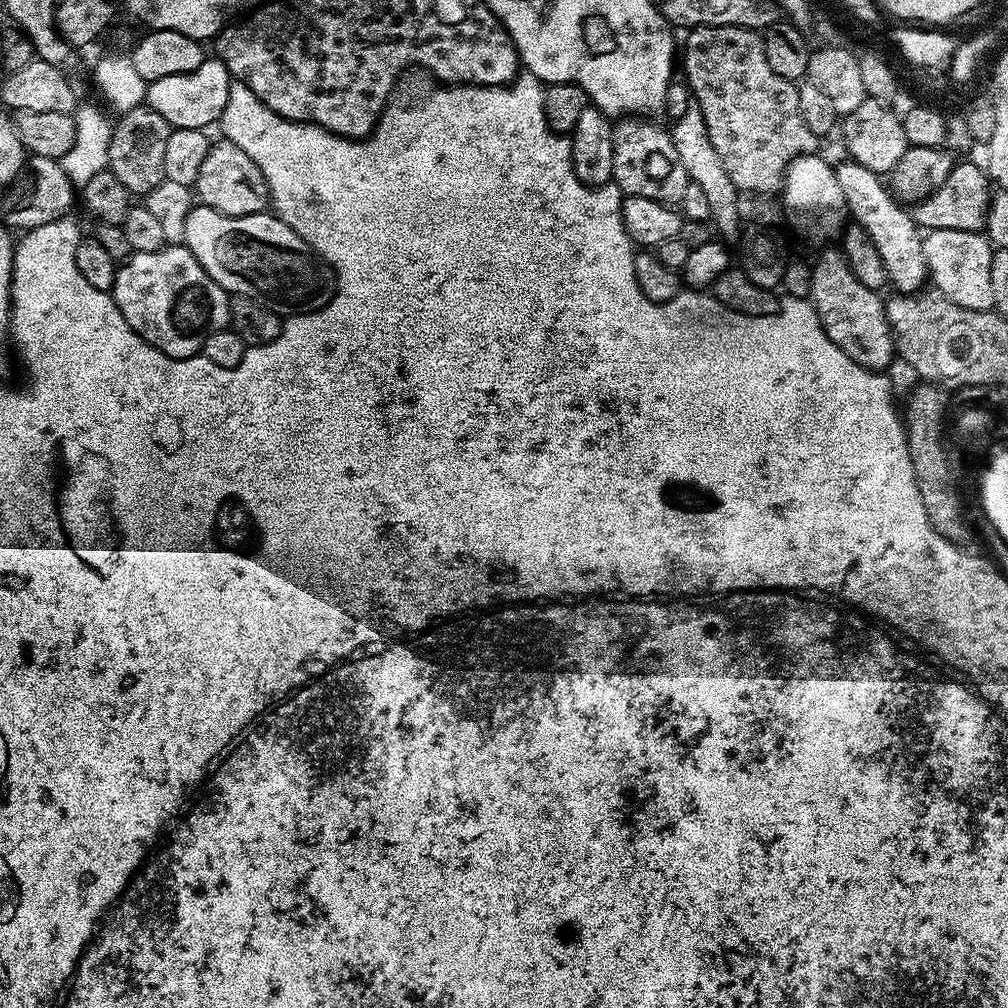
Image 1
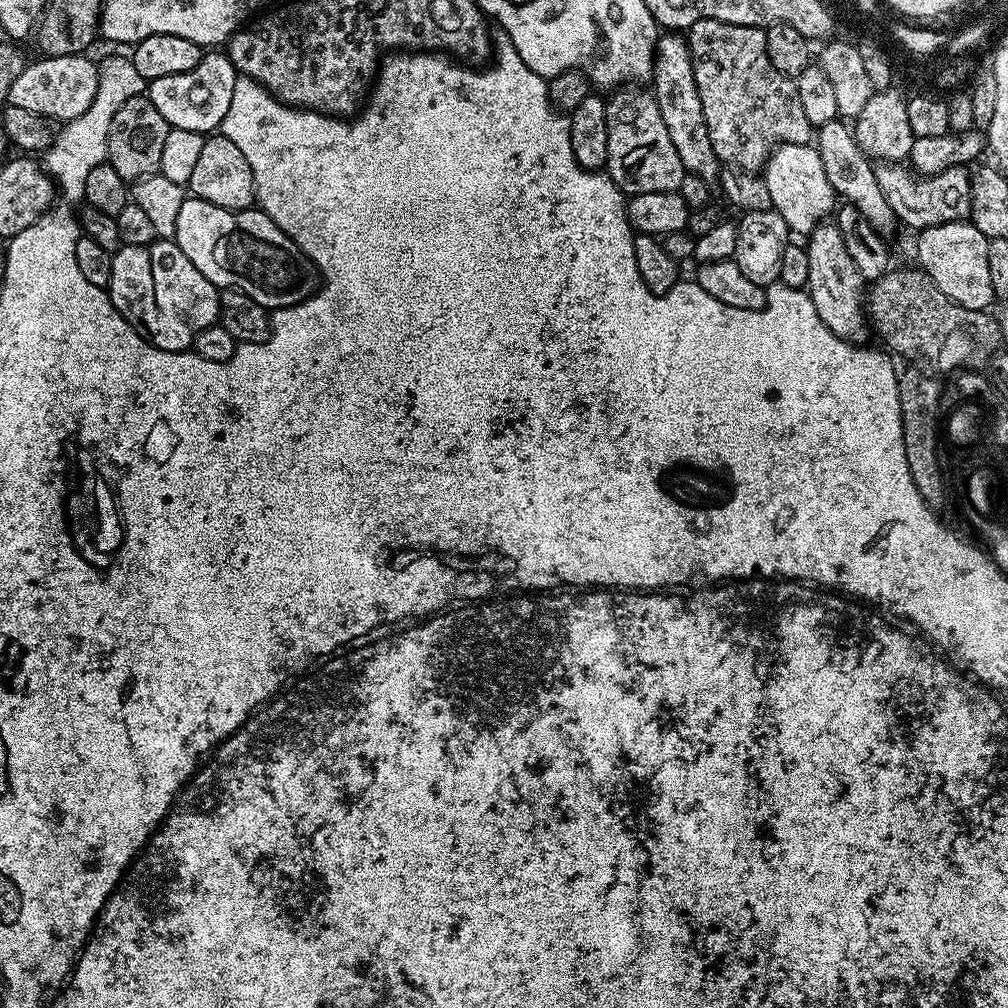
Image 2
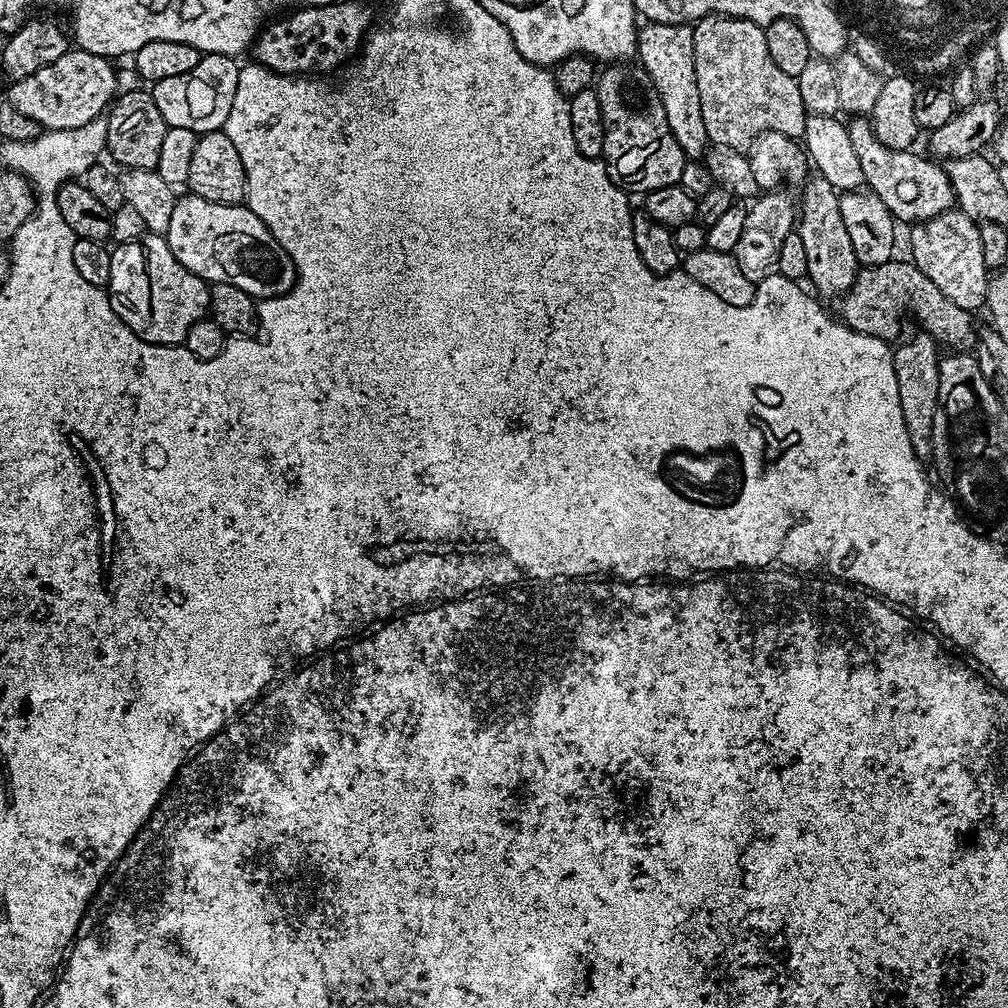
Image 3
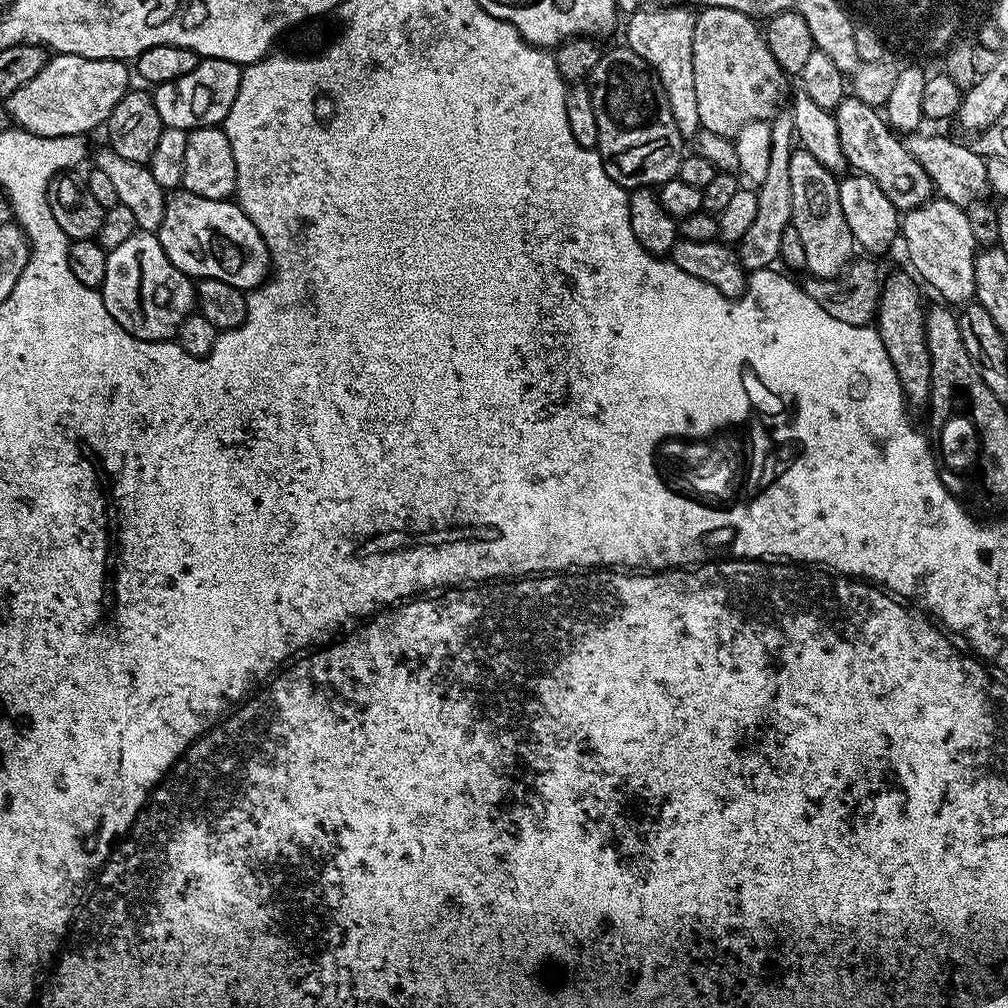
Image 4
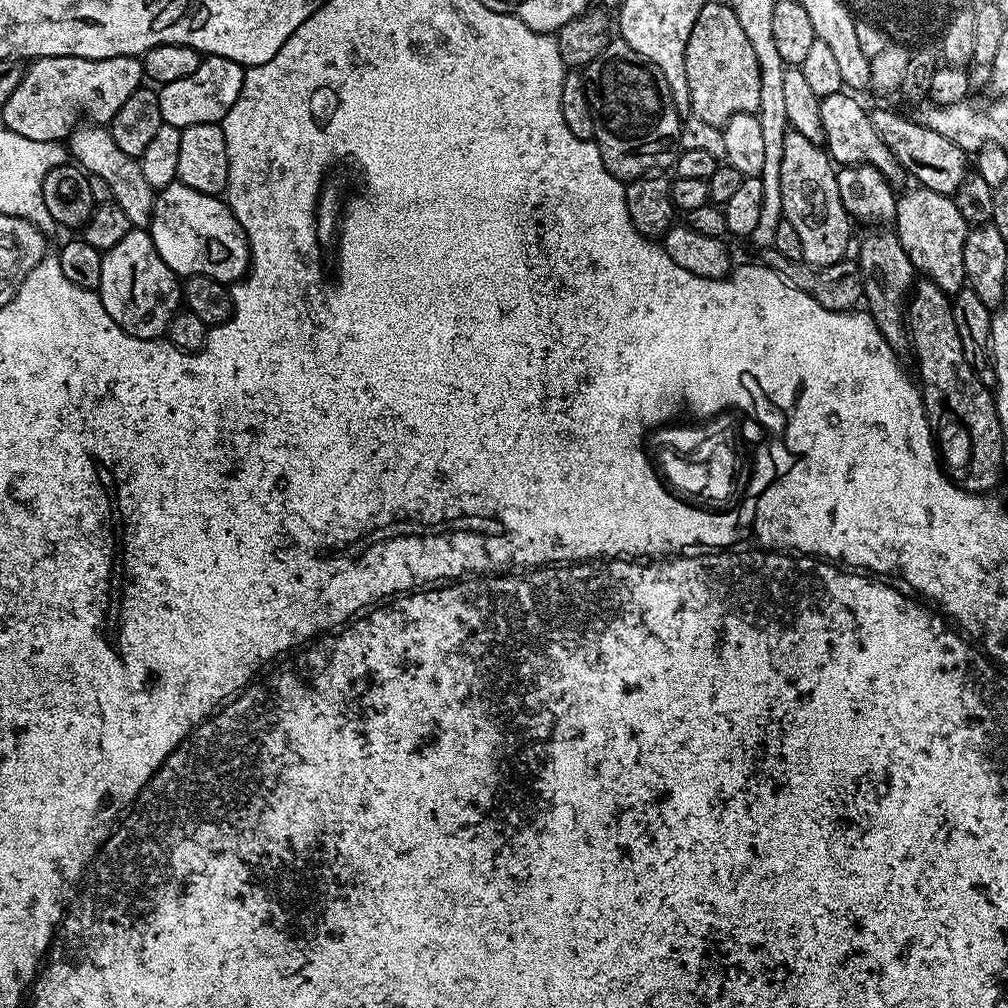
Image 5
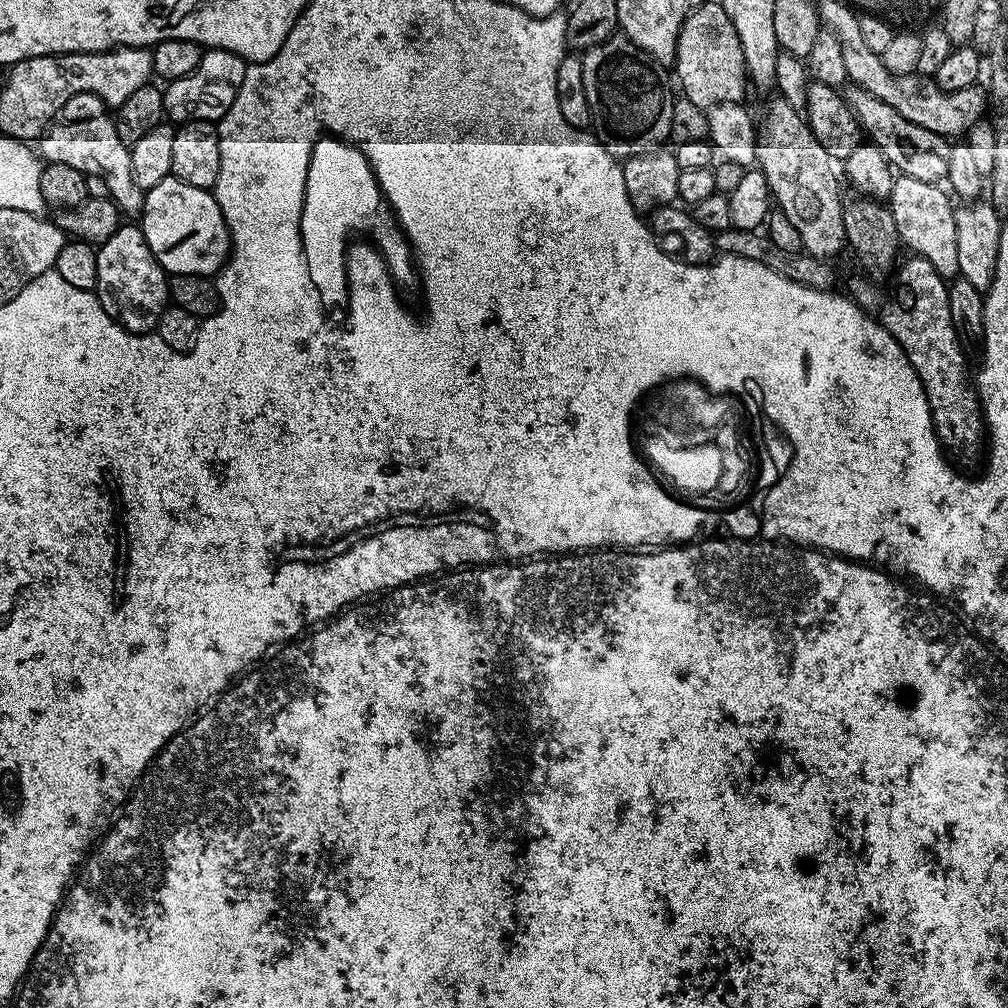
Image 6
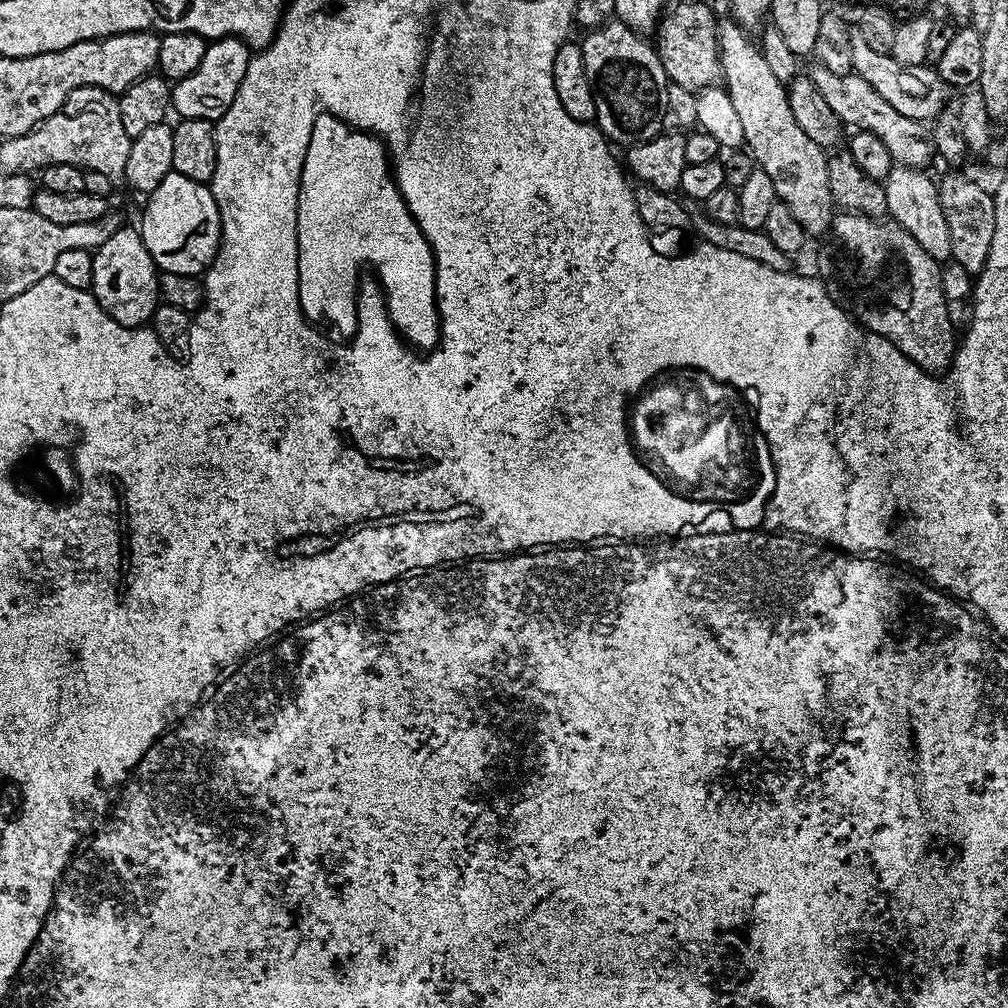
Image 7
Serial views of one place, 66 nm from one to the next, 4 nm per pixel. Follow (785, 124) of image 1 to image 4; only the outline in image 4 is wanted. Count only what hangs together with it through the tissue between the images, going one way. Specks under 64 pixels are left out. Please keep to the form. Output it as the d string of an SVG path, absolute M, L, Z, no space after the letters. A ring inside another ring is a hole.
M704 8L697 15L696 25L694 26L694 91L696 97L698 97L698 118L700 119L701 129L732 138L735 137L742 126L746 126L752 120L771 121L781 107L780 99L784 96L784 80L786 81L786 76L785 73L780 71L778 62L774 62L774 54L770 54L770 50L764 42L761 27L757 27L756 24L757 21L753 17L742 14L738 10L726 10L725 8Z

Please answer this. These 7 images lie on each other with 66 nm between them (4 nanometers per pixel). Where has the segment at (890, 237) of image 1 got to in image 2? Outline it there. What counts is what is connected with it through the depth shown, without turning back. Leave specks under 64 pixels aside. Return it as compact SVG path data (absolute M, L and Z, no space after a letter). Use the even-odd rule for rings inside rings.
M843 119L826 122L815 133L814 146L820 151L822 167L826 170L826 178L830 178L830 186L834 186L837 197L841 201L853 204L855 208L881 234L889 234L898 228L898 221L894 210L890 210L890 202L886 202L886 194L878 190L878 180L873 161L859 148L853 136L853 129Z

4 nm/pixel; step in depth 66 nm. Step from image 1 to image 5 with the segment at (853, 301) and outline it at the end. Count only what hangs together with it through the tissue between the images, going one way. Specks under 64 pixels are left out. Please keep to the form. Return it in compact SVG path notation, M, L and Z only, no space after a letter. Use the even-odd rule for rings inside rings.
M800 132L787 133L781 168L783 219L788 220L798 238L802 238L803 263L830 266L849 255L854 221L846 206L842 206L836 174L833 161L821 145L810 142L810 138L804 138Z

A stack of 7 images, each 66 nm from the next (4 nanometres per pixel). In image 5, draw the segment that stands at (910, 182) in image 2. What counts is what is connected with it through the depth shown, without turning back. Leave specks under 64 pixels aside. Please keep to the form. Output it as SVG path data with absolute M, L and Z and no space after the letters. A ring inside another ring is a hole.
M841 90L823 97L820 102L822 110L822 130L824 131L824 143L826 151L837 165L869 164L874 166L888 179L889 184L899 186L906 180L904 167L896 160L894 154L882 140L882 134L874 130L874 122L869 109L863 108L855 100L853 93Z

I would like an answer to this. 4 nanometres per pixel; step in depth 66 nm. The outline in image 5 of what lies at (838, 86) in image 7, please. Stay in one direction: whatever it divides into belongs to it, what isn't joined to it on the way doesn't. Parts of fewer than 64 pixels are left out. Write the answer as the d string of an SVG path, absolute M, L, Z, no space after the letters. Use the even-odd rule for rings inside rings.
M872 108L870 115L874 122L874 130L882 134L882 140L894 154L900 165L904 167L909 177L916 179L915 183L922 188L940 192L944 196L952 196L959 192L960 184L970 172L970 160L954 142L944 138L937 131L919 125L907 115L899 116L888 108Z

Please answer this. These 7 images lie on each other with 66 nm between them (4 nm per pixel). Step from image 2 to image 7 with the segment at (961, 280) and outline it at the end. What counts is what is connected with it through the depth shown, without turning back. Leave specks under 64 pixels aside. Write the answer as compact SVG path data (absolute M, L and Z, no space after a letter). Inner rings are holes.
M893 166L890 174L882 181L886 194L888 216L898 221L908 231L910 238L938 262L952 260L950 230L946 226L946 214L942 214L942 202L937 181L927 176L927 171L919 168Z

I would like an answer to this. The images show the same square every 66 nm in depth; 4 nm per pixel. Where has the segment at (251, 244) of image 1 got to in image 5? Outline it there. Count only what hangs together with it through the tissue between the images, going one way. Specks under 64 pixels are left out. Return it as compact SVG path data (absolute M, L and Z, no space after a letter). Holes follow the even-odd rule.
M179 182L168 184L159 189L154 202L150 231L162 262L181 278L208 276L235 282L250 267L248 235L220 196L190 190L190 186Z

